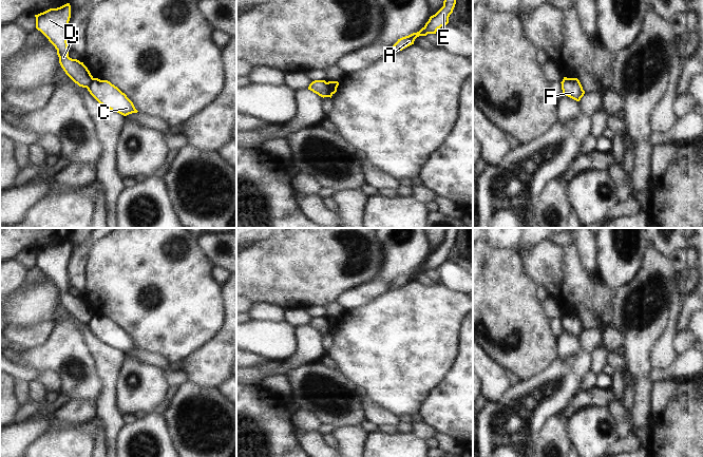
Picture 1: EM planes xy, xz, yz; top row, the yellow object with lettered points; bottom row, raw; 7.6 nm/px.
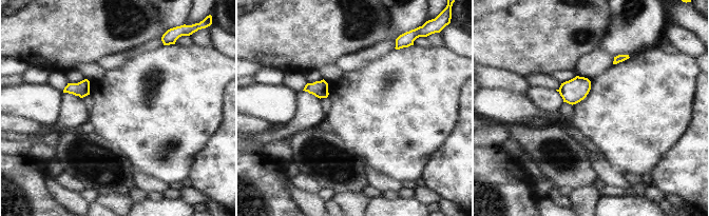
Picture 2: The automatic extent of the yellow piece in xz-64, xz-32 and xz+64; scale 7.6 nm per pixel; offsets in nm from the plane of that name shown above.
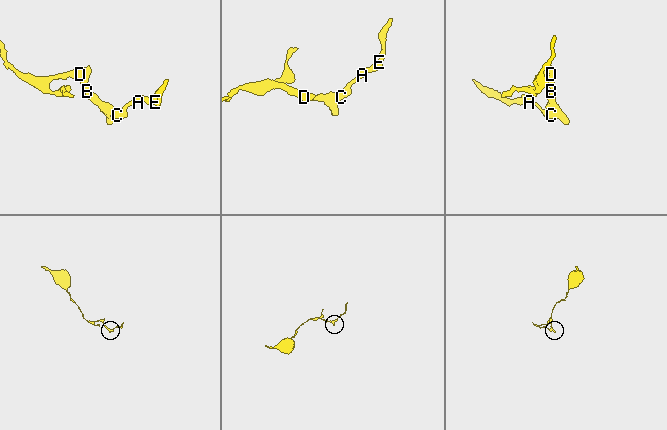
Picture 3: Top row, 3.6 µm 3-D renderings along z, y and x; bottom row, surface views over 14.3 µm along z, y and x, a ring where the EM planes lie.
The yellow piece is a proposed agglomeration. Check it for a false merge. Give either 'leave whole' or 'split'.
split

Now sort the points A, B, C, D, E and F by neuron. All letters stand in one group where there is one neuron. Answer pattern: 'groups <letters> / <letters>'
groups A C E F / B D

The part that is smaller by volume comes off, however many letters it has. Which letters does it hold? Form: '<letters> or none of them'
A, C, E, F

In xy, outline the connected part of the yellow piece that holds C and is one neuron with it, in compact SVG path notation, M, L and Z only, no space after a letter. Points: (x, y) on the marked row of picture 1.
M93 78L87 89L100 104L124 116L138 112L127 95L108 80Z

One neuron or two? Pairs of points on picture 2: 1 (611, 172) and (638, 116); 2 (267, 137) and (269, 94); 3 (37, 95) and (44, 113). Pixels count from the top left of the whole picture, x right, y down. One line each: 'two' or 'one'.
1: two
2: two
3: one

